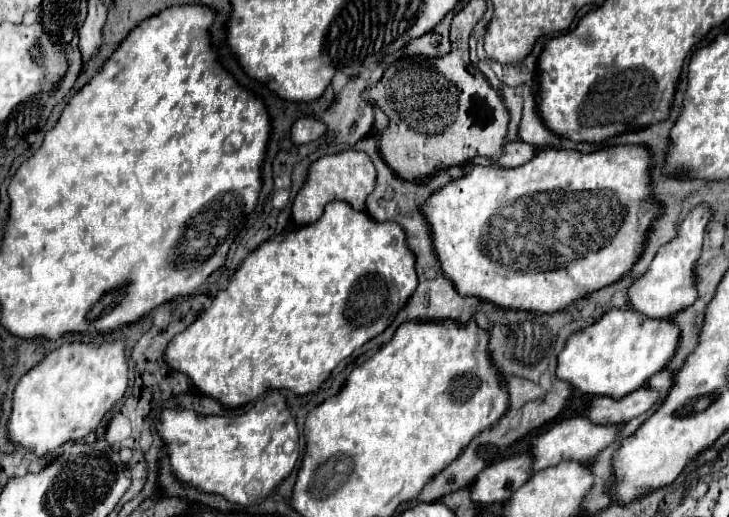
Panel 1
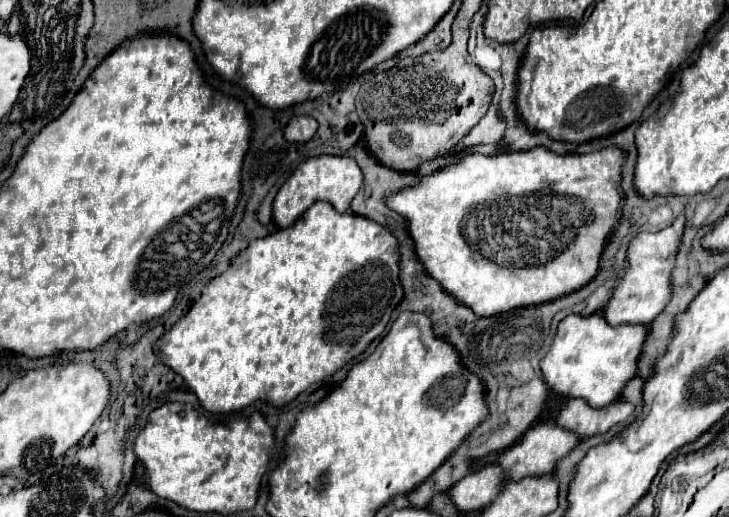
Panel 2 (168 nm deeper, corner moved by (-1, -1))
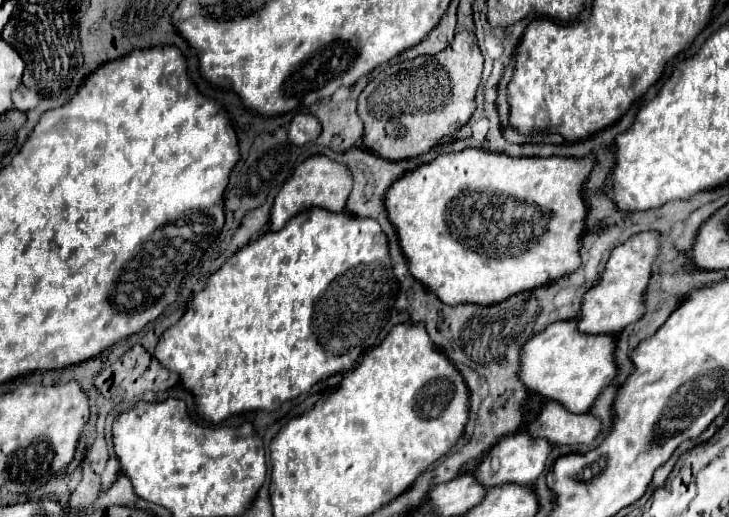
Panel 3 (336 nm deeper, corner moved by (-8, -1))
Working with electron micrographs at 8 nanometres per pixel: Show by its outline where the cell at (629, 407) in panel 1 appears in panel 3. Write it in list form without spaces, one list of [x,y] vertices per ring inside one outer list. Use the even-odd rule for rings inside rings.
[[[547,402],[527,430],[553,444],[591,444],[601,434],[601,420],[591,412],[573,414],[559,402]]]

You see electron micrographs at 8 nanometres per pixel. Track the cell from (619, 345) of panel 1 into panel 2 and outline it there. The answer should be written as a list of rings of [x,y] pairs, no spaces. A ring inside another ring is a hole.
[[[600,312],[592,316],[566,316],[556,330],[550,350],[540,360],[544,384],[558,394],[582,398],[588,406],[608,406],[614,402],[626,382],[634,378],[638,356],[648,328],[642,324],[610,326]]]

